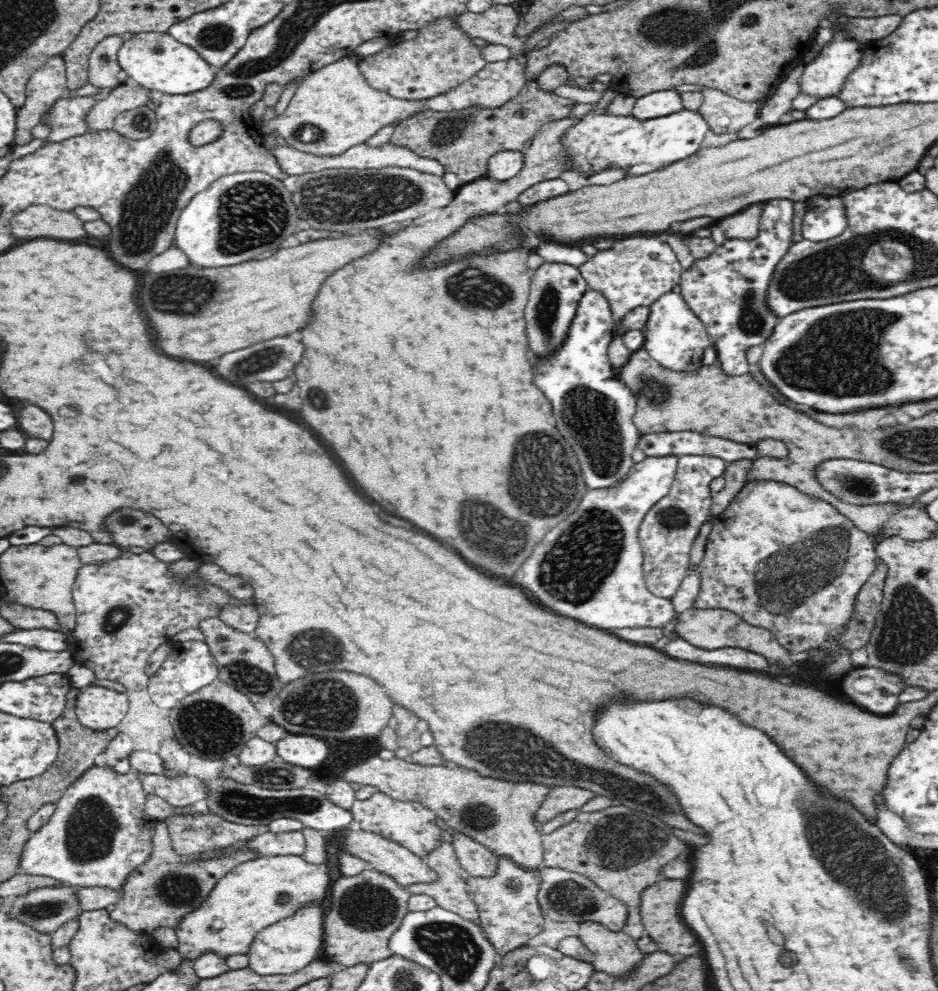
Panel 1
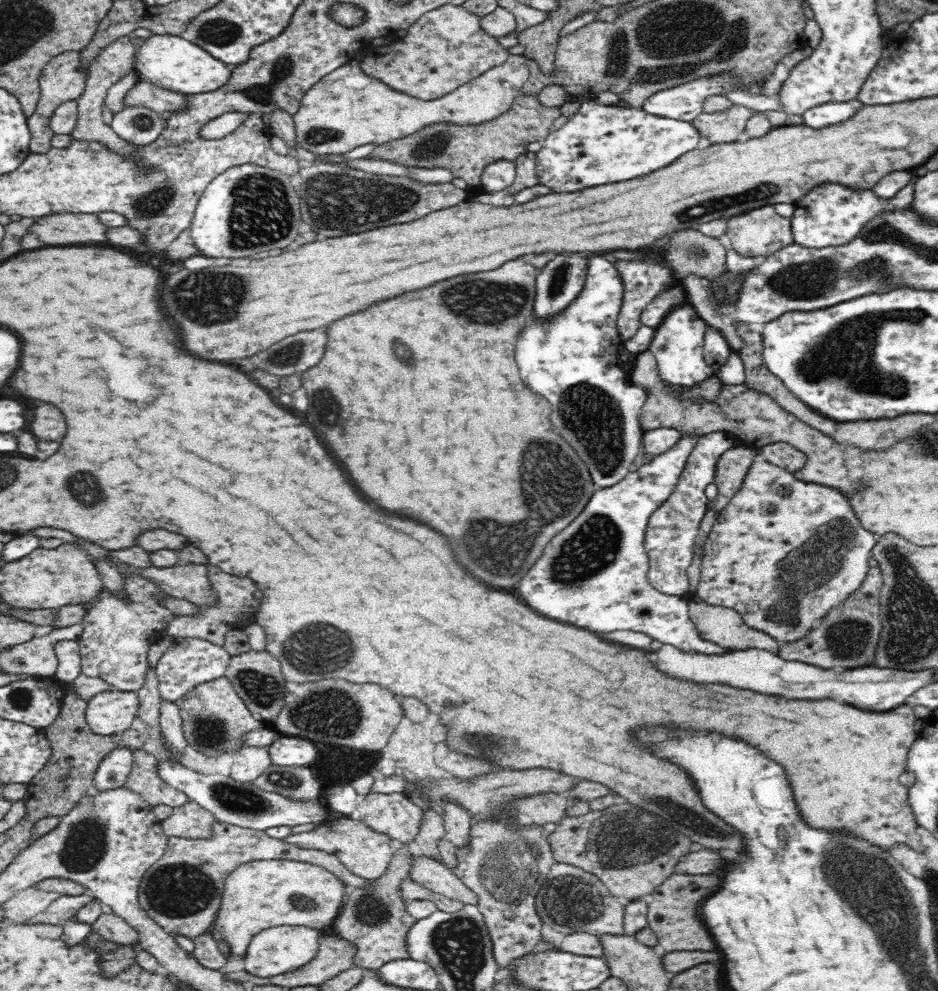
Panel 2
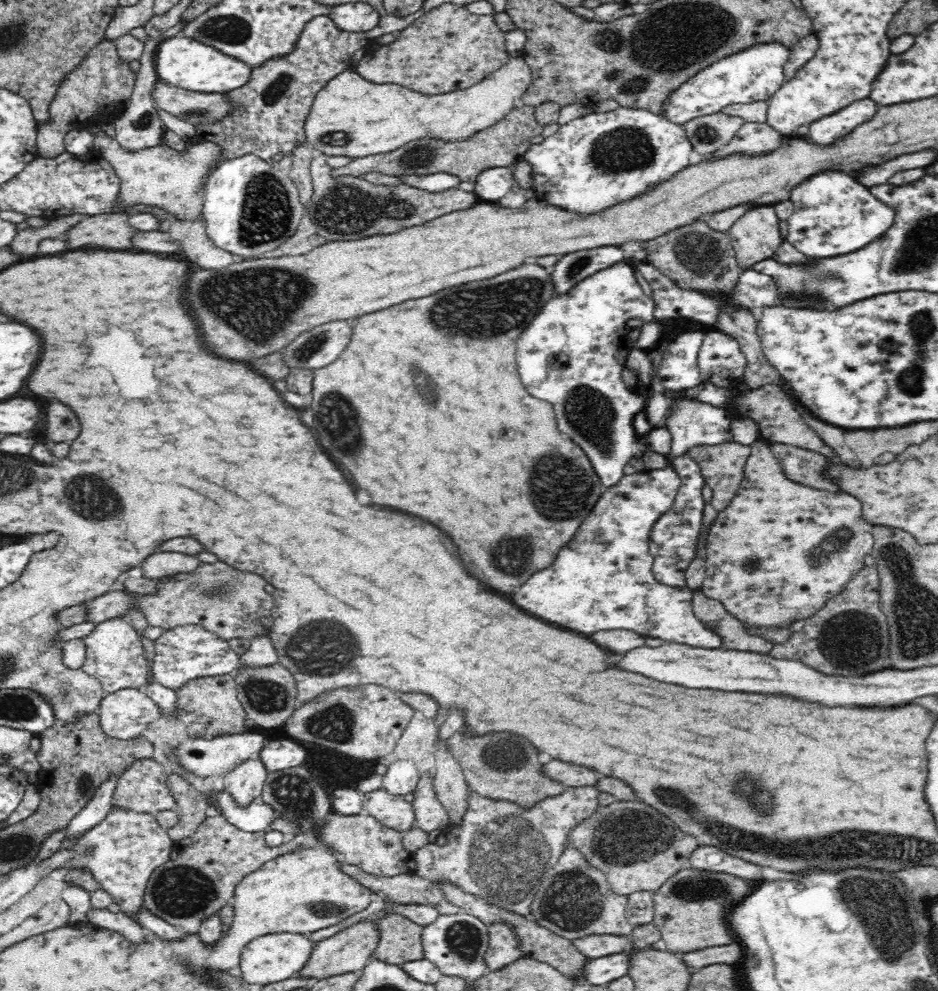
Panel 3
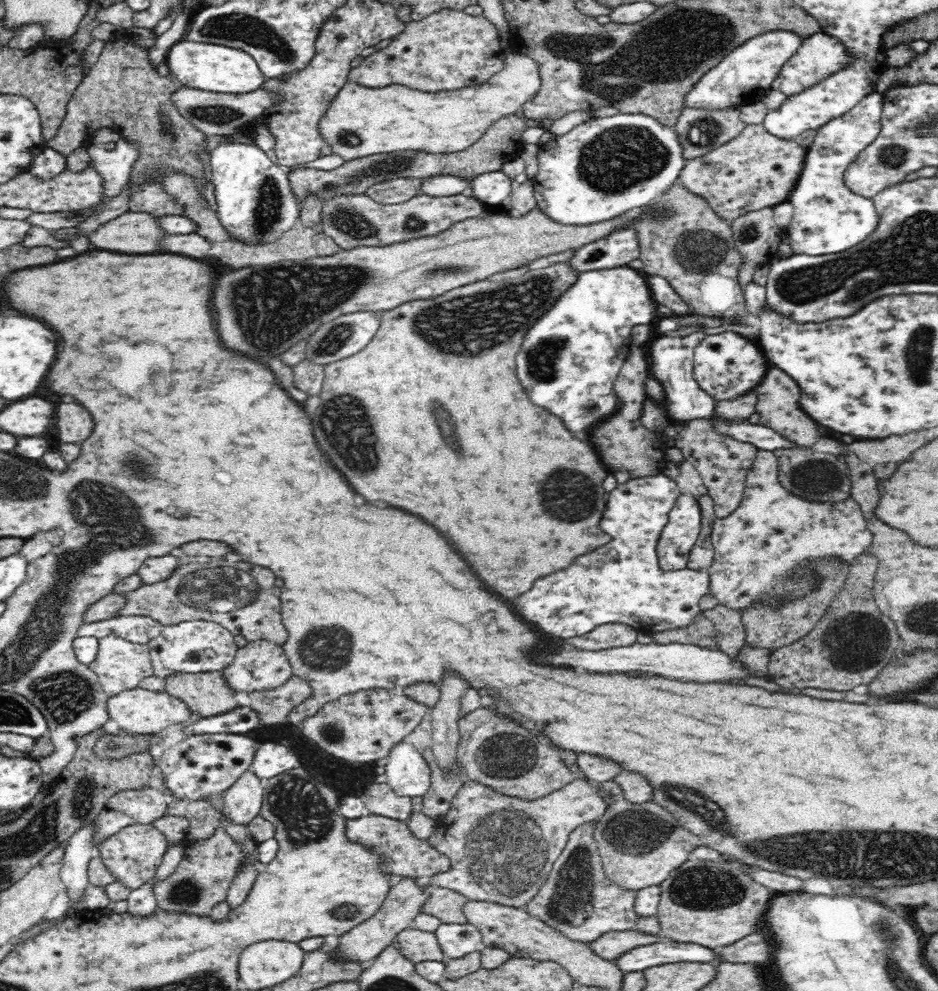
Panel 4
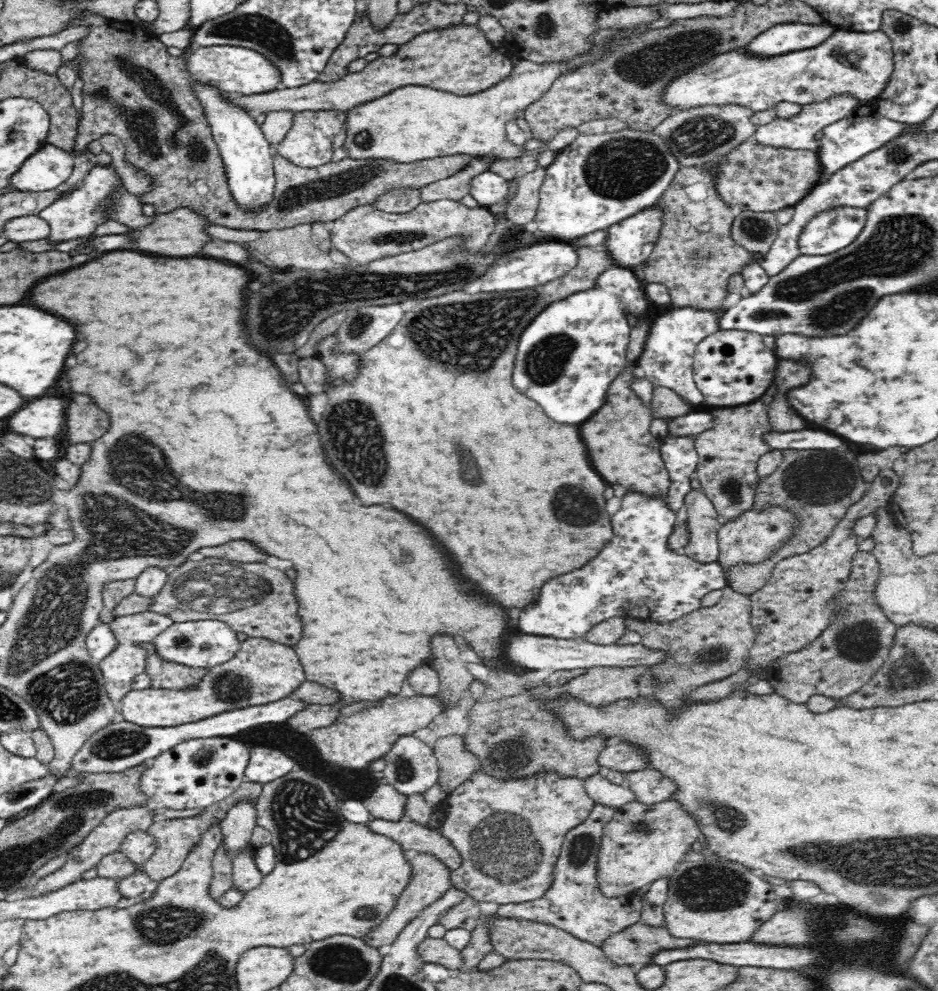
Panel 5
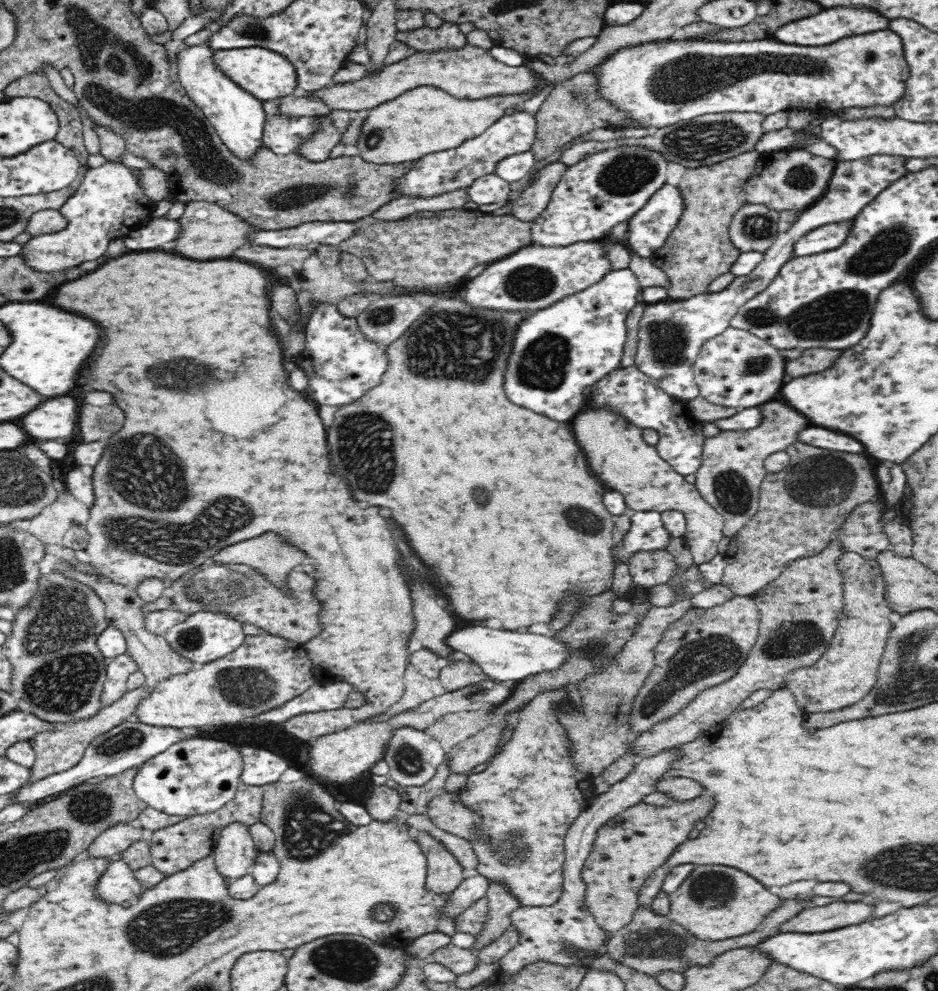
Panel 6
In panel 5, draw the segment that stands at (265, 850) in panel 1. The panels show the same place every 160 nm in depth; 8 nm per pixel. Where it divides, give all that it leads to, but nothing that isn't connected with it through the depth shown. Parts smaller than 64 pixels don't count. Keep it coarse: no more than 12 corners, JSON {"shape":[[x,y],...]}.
{"shape":[[405,818],[373,819],[370,830],[402,845],[405,855],[425,852],[448,868],[462,864],[449,837]]}

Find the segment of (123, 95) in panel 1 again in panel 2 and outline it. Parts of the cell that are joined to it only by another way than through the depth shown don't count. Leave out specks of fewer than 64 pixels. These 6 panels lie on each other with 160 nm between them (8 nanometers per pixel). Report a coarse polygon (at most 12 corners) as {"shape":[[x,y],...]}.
{"shape":[[140,80],[125,96],[127,106],[177,113],[184,94]]}

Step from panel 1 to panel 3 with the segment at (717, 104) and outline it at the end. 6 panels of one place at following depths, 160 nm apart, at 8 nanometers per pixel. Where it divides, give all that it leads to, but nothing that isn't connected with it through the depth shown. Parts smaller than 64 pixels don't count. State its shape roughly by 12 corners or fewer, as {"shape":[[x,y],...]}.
{"shape":[[717,112],[683,127],[693,150],[710,155],[726,146],[744,123]]}

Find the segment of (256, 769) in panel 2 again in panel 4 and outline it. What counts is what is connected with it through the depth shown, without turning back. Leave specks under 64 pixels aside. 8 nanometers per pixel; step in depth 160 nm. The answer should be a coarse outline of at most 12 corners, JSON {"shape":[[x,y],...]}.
{"shape":[[248,769],[223,792],[222,813],[247,826],[261,812],[260,779]]}

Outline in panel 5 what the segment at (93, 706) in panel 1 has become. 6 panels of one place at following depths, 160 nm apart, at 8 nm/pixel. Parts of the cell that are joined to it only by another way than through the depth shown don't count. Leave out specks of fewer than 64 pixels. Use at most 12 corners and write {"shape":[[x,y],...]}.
{"shape":[[248,637],[192,687],[131,690],[124,721],[174,727],[283,700],[294,647]]}

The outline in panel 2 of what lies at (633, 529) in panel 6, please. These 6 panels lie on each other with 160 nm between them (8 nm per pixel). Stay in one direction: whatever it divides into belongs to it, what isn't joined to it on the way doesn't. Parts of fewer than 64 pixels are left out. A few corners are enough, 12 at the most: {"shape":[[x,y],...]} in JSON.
{"shape":[[682,433],[550,540],[518,582],[536,612],[684,652],[684,597],[647,577],[649,518],[700,437]]}

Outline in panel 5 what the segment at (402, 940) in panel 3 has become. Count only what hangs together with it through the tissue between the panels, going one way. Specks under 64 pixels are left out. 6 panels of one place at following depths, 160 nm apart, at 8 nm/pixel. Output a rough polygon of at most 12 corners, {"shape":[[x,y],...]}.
{"shape":[[426,938],[418,946],[425,963],[461,972],[462,953],[446,942]]}

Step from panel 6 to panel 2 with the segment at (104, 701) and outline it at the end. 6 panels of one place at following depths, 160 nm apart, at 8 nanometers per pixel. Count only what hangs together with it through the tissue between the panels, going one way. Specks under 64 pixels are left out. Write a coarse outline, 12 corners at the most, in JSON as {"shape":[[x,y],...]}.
{"shape":[[144,577],[83,618],[81,673],[137,692],[174,613]]}

